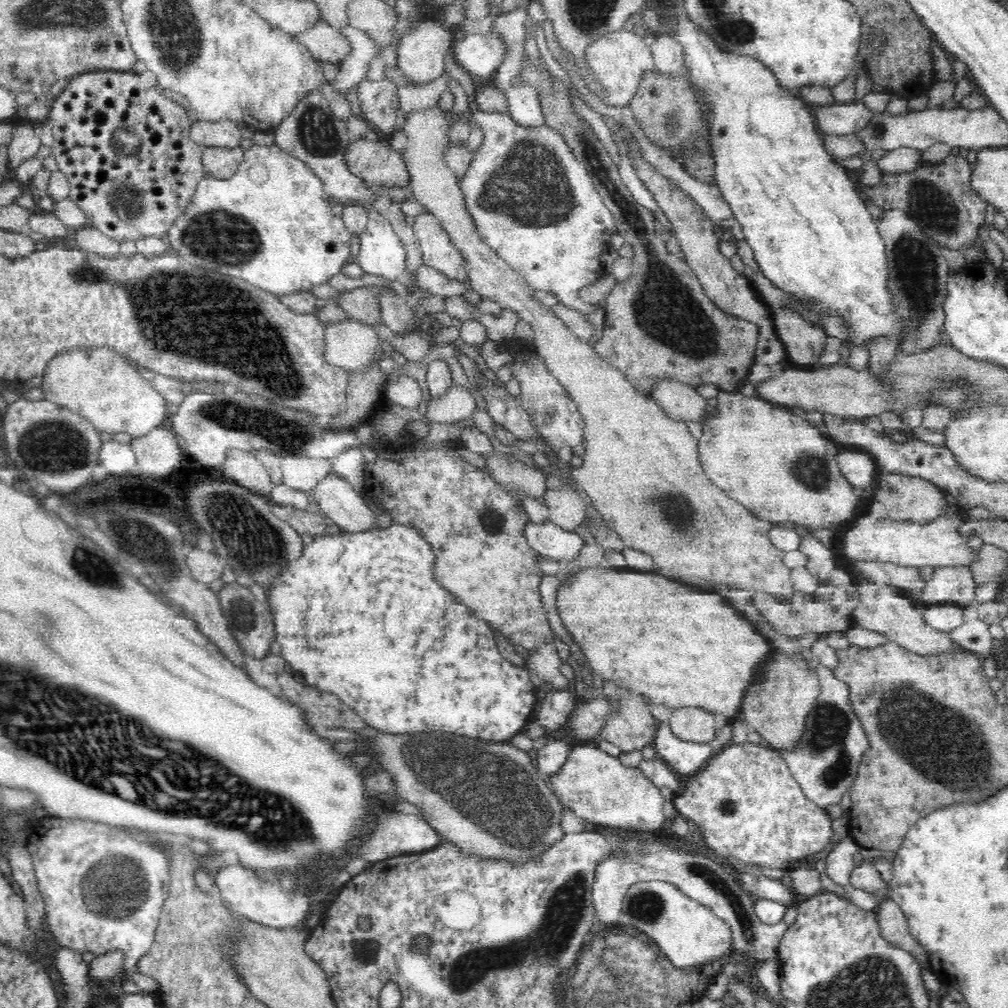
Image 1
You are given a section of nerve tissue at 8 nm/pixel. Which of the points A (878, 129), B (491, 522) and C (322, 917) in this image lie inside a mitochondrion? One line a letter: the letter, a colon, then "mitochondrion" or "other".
A: mitochondrion
B: mitochondrion
C: other

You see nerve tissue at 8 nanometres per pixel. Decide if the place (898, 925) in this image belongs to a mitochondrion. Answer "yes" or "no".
no

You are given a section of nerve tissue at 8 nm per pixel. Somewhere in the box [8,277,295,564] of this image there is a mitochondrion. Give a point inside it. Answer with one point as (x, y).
(49, 445)

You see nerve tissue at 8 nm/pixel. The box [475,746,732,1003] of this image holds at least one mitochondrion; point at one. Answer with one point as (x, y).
(648, 907)

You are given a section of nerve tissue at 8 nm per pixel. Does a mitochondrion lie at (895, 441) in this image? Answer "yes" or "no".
no

